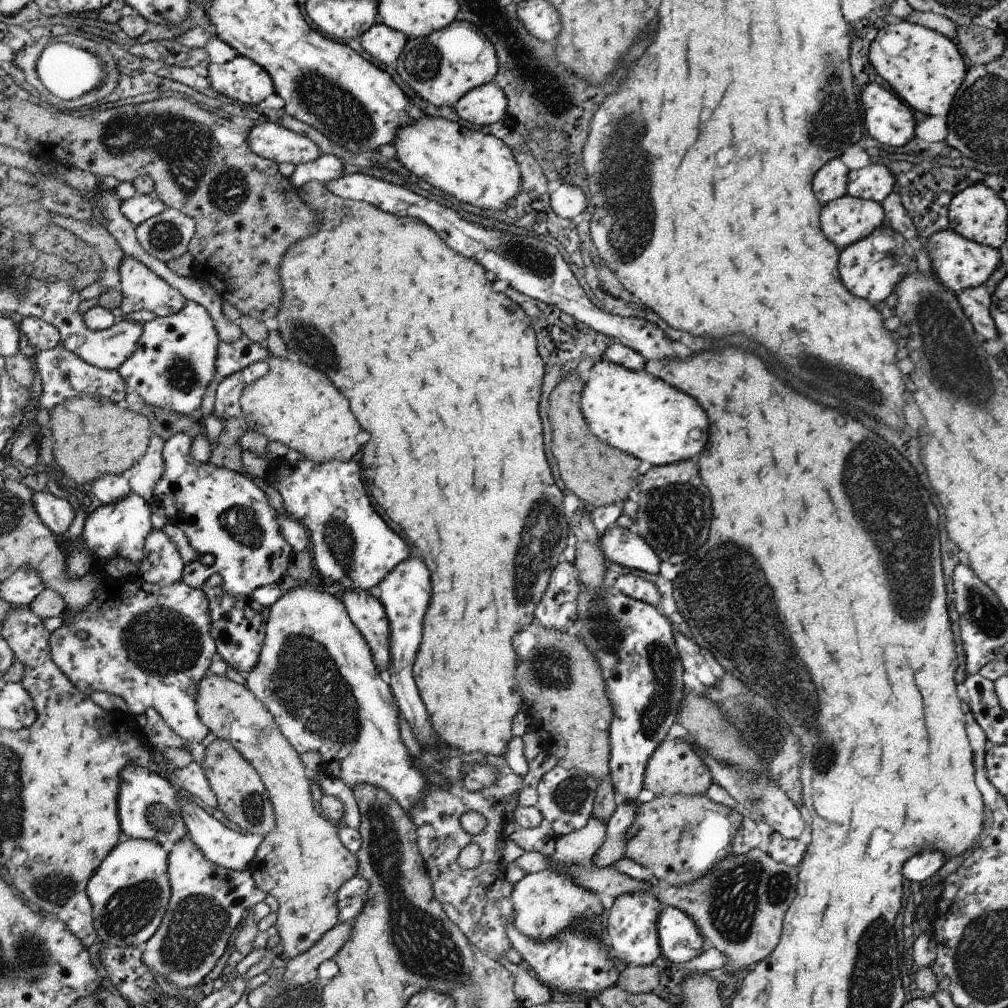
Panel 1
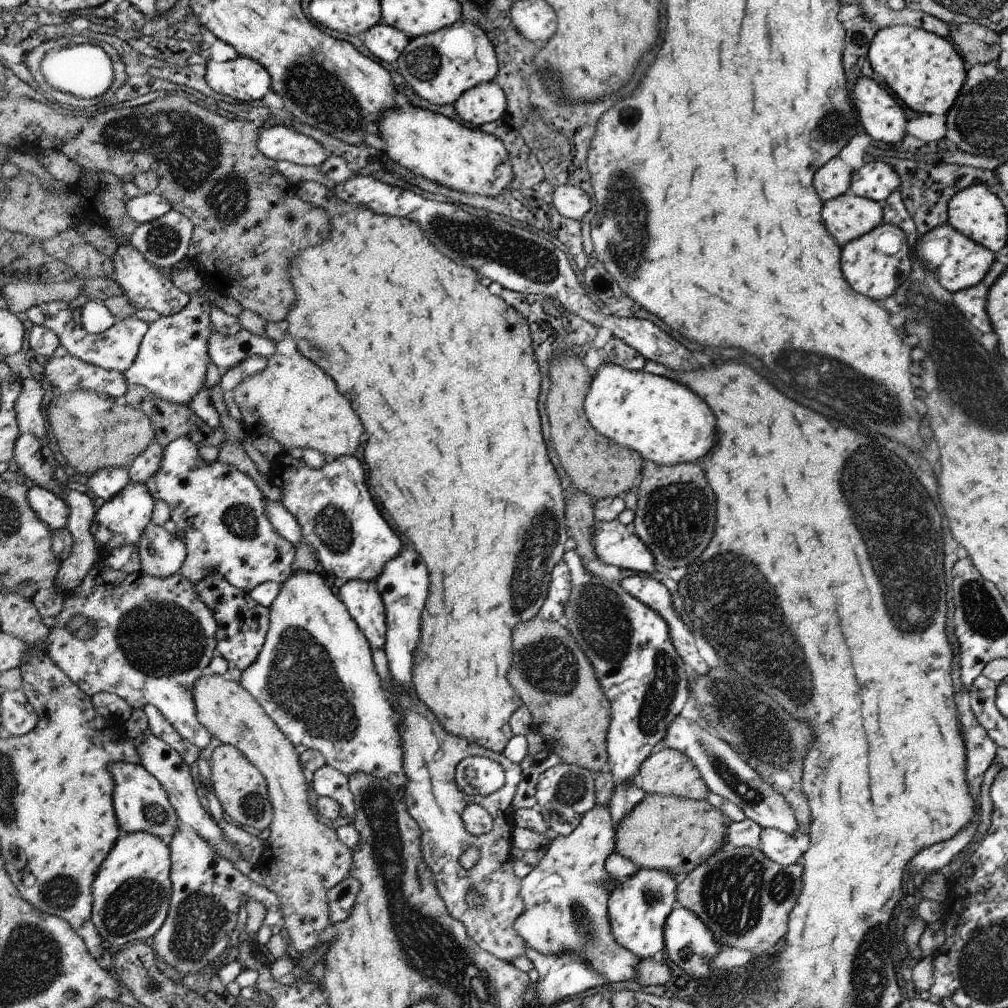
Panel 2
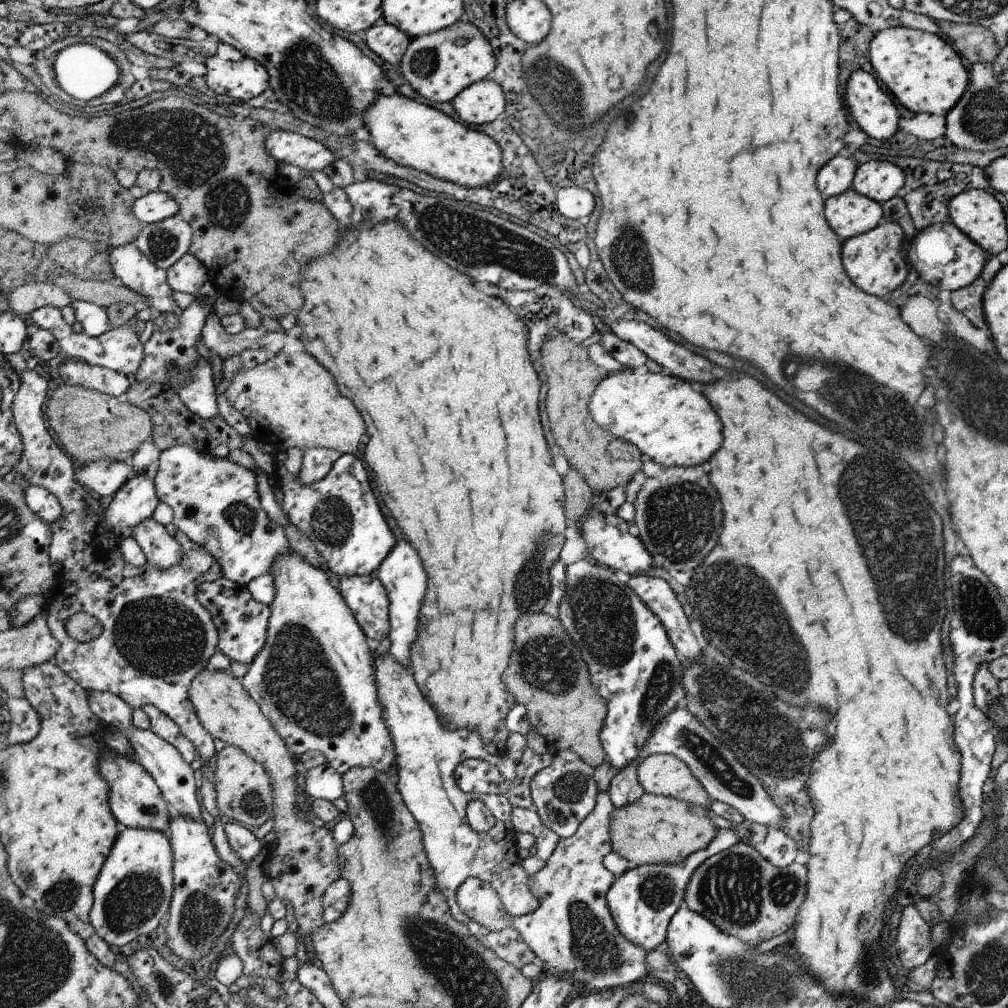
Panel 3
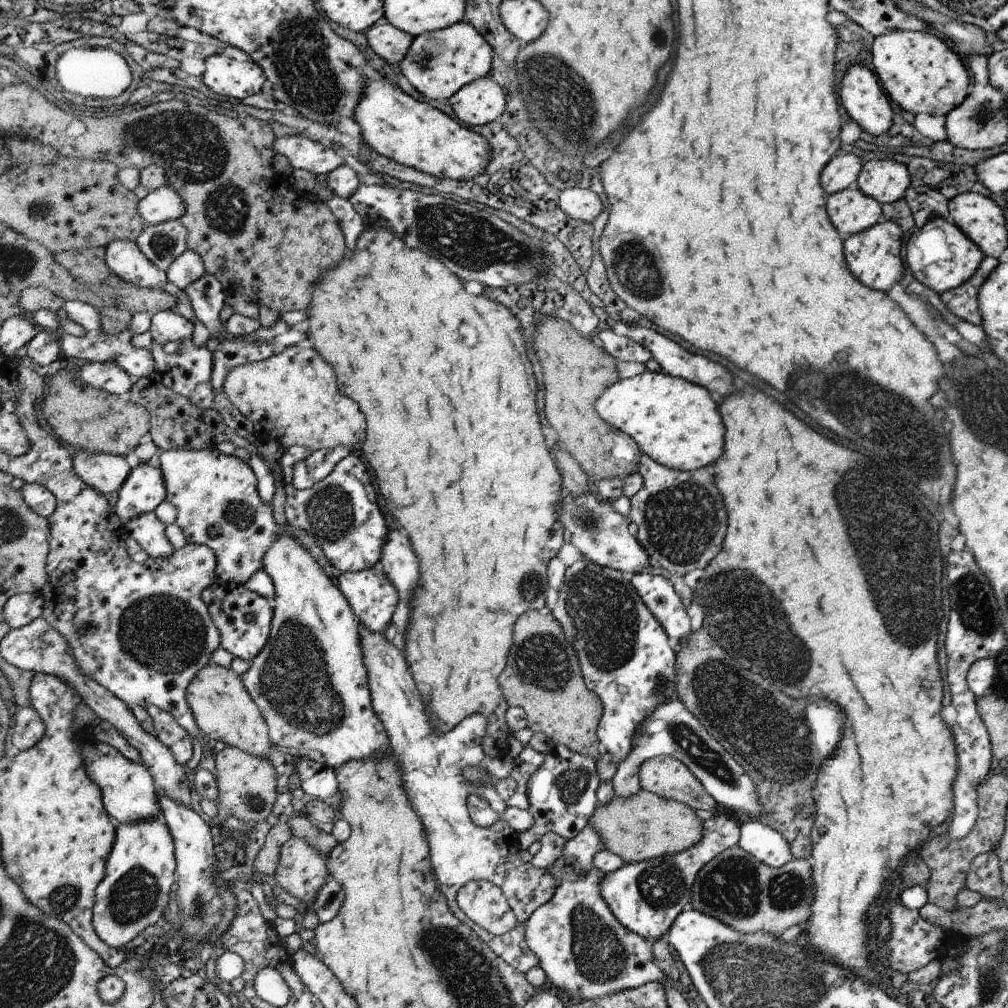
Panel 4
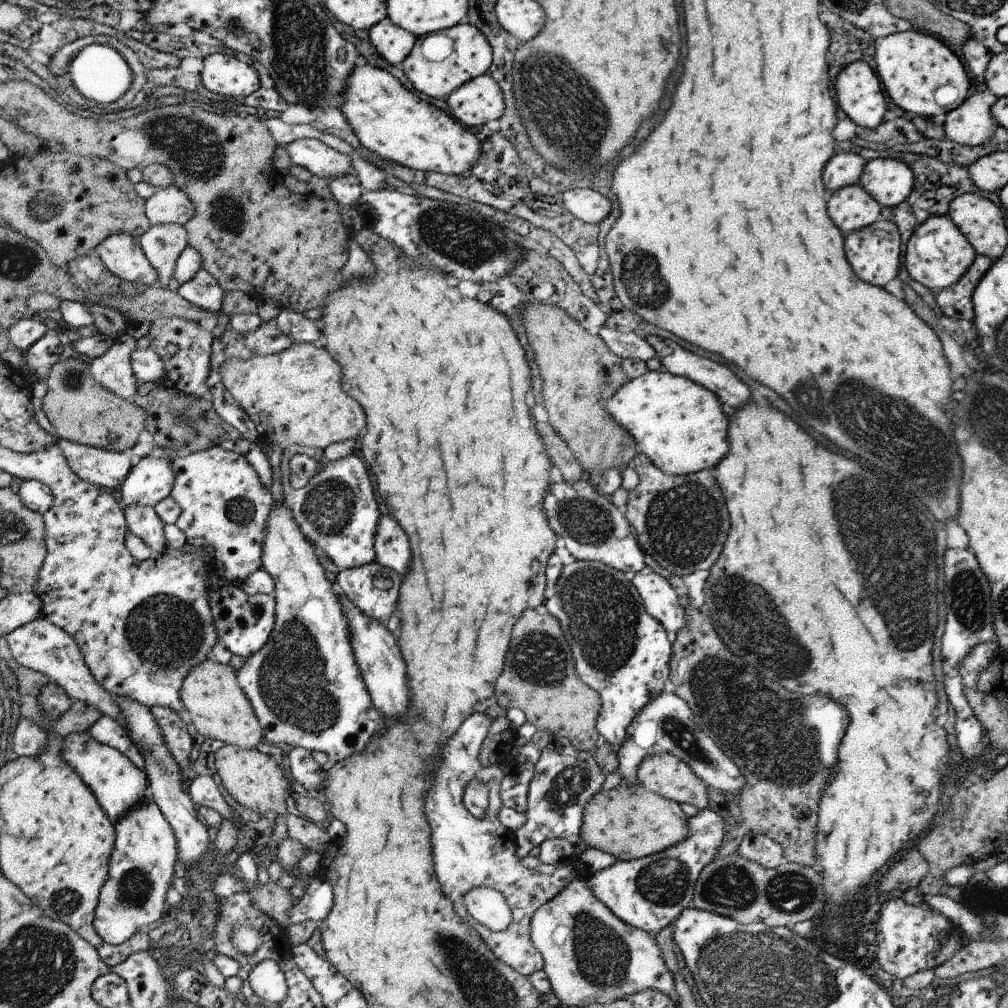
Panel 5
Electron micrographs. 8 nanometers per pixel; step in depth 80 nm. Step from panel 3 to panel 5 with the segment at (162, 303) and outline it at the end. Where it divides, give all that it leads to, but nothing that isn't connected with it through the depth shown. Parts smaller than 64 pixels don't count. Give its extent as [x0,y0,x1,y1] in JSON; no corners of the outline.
[95,233,157,286]

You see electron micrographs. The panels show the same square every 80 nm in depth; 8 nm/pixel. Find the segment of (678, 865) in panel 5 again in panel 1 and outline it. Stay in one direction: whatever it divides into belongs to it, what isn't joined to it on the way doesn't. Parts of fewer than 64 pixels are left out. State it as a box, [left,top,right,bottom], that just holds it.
[606,891,666,966]

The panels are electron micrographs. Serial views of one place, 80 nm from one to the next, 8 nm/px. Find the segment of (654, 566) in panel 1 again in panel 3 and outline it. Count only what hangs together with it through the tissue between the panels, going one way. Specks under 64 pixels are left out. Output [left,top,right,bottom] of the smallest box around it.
[575,501,653,575]

